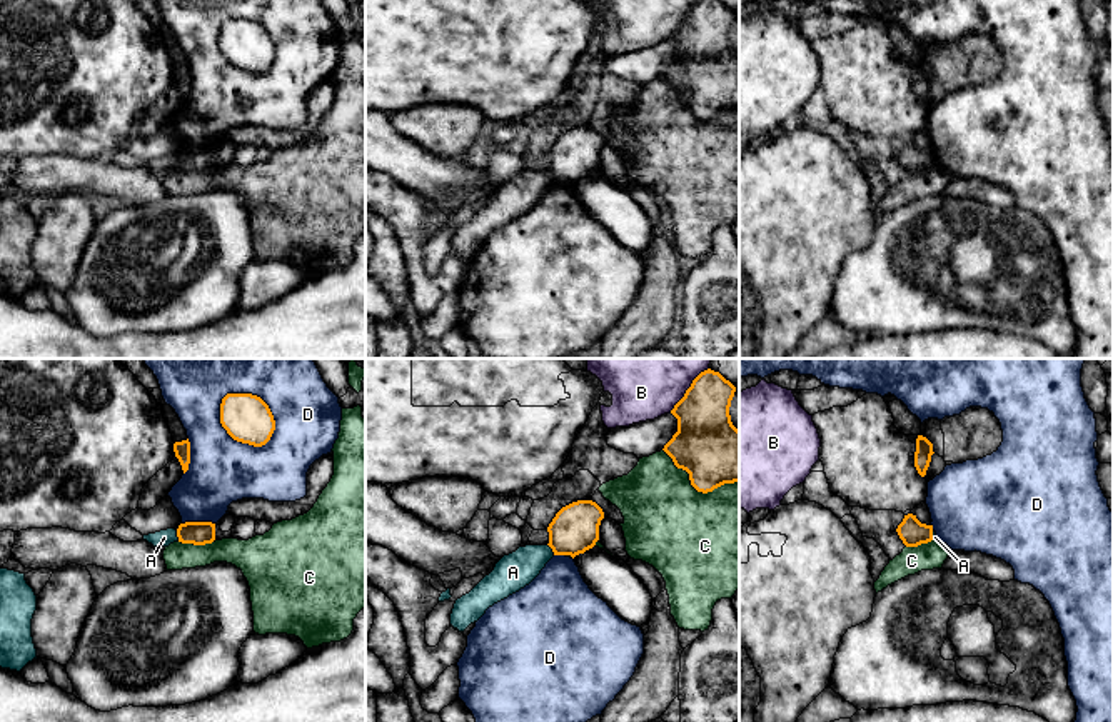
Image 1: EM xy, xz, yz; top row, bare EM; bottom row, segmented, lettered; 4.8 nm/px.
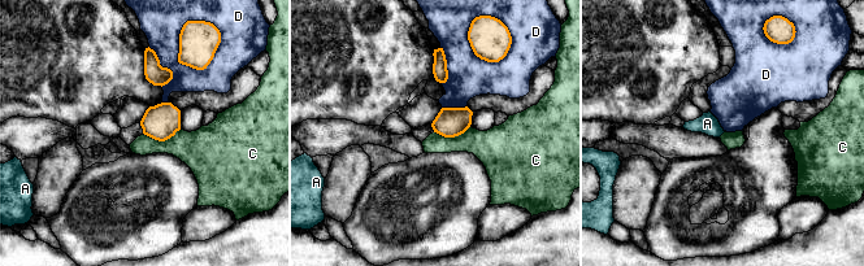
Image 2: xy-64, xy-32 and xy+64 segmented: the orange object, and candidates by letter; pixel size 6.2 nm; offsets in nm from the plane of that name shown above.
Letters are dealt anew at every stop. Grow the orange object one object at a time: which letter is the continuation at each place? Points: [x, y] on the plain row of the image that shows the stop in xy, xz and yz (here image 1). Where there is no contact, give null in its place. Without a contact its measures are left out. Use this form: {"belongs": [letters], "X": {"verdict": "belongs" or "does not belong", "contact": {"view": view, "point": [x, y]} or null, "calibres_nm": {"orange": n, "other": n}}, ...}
{"belongs": [], "A": {"verdict": "does not belong", "contact": {"view": "xz", "point": [551, 174]}, "calibres_nm": {"orange": 240, "other": 180}}, "B": {"verdict": "does not belong", "contact": {"view": "xz", "point": [686, 19]}, "calibres_nm": {"orange": 300, "other": 240}}, "C": {"verdict": "does not belong", "contact": {"view": "xz", "point": [696, 115]}, "calibres_nm": {"orange": 320, "other": 460}}, "D": {"verdict": "does not belong", "contact": {"view": "xy", "point": [226, 55]}, "calibres_nm": {"orange": 240, "other": 320}}}

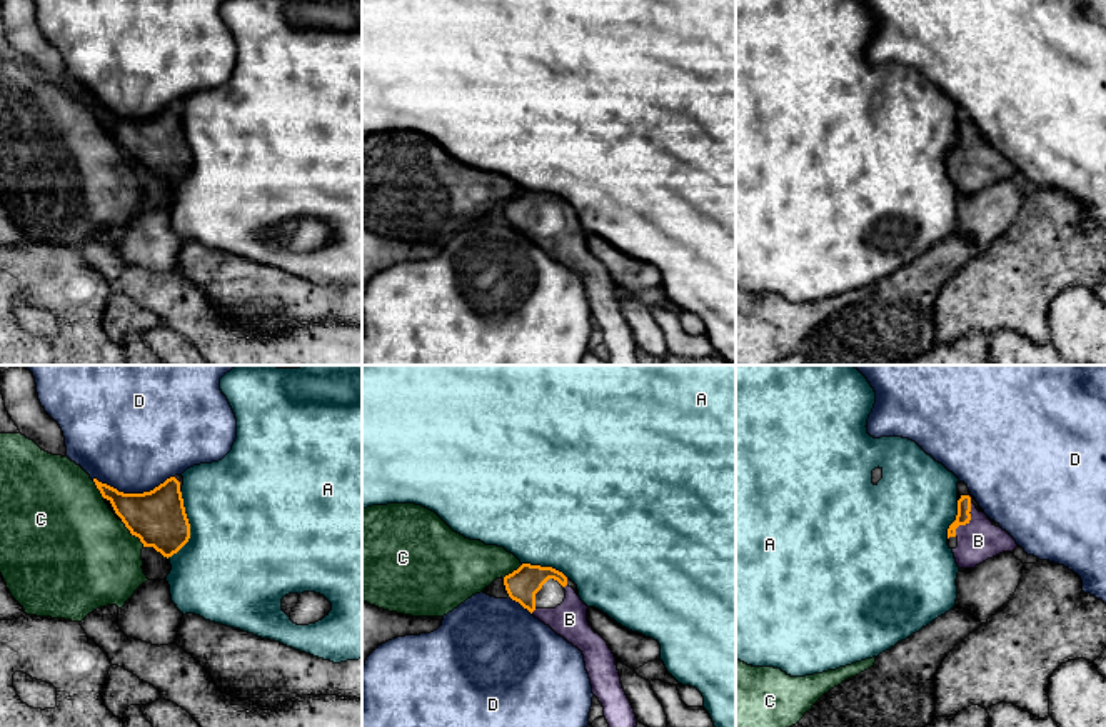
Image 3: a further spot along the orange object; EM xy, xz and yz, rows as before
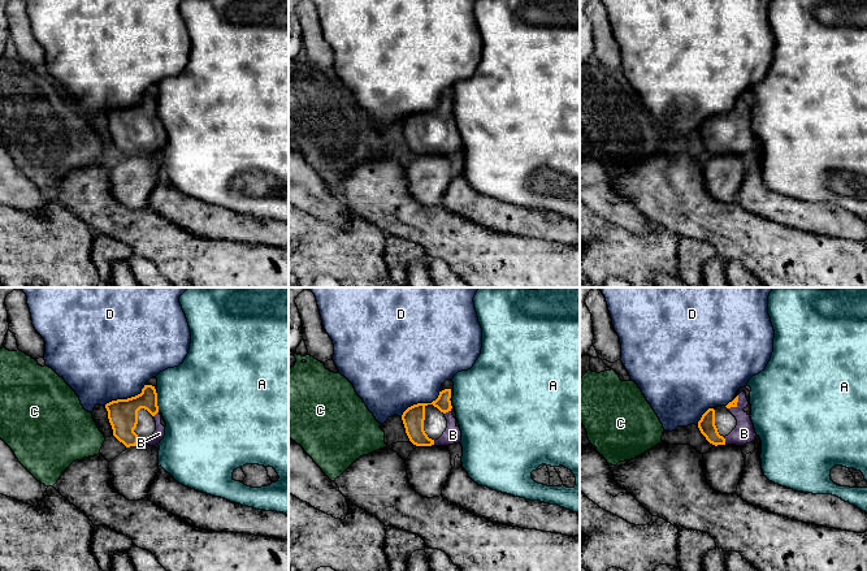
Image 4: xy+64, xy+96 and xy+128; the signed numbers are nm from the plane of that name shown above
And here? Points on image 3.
{"belongs": ["B"], "A": {"verdict": "does not belong", "contact": {"view": "xy", "point": [189, 154]}, "calibres_nm": {"orange": 260, "other": 500}}, "B": {"verdict": "belongs", "contact": {"view": "yz", "point": [968, 147]}, "calibres_nm": {"orange": 70, "other": 200}}, "C": {"verdict": "does not belong", "contact": {"view": "xy", "point": [132, 160]}, "calibres_nm": {"orange": 260, "other": 480}}, "D": {"verdict": "does not belong", "contact": {"view": "xy", "point": [132, 120]}, "calibres_nm": {"orange": 260, "other": 480}}}

